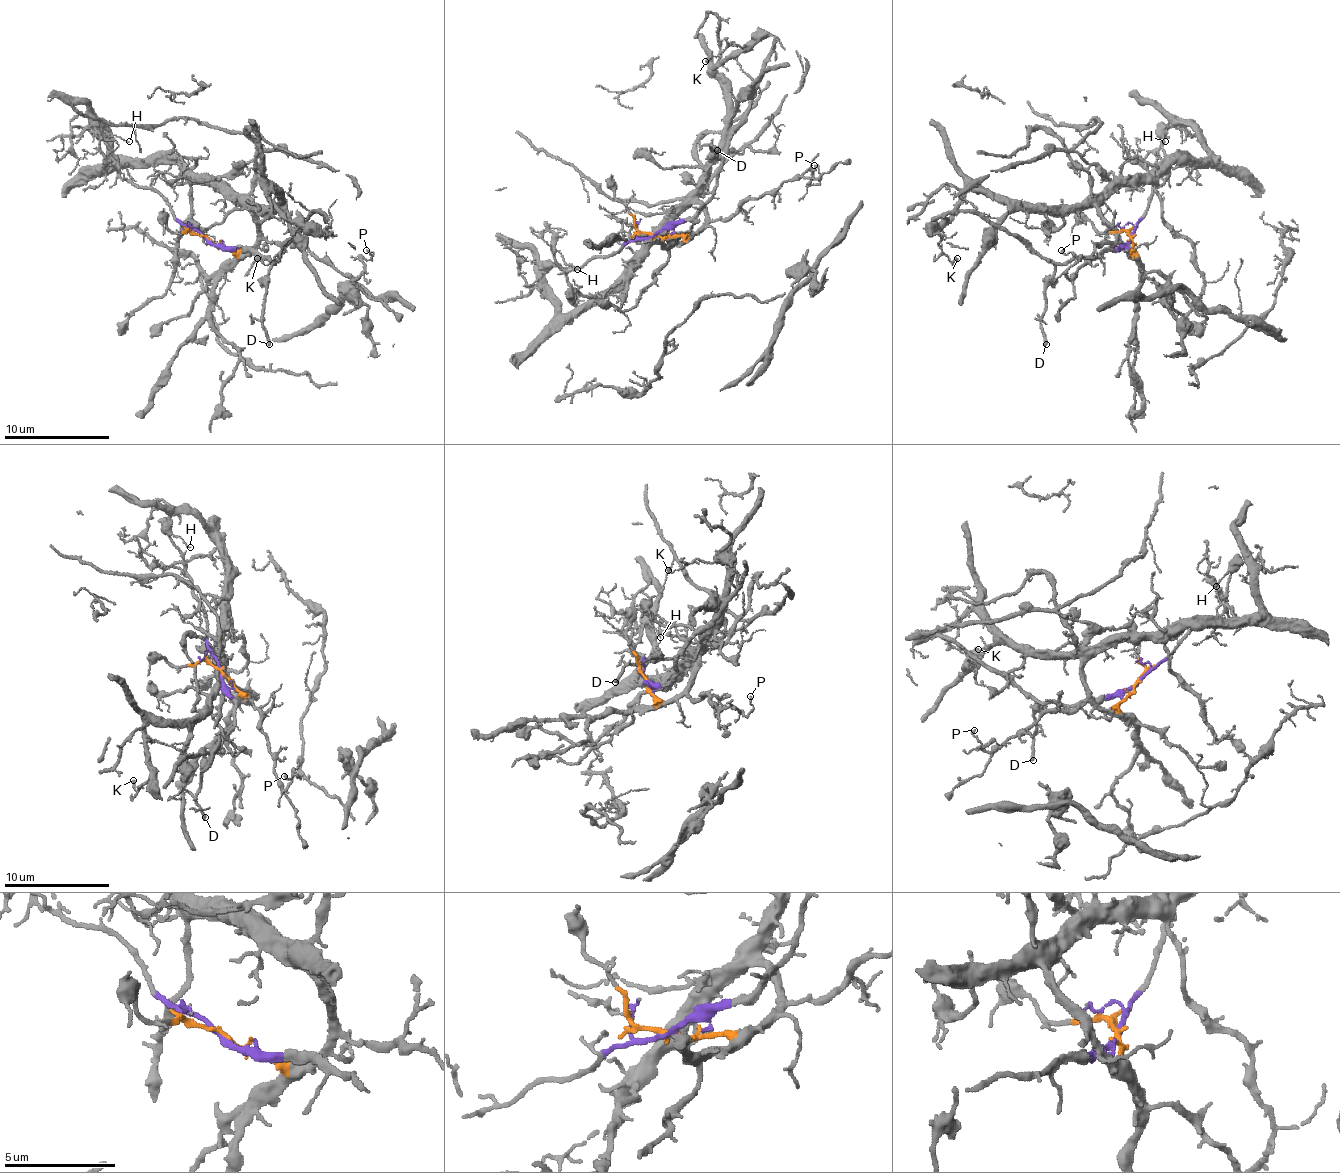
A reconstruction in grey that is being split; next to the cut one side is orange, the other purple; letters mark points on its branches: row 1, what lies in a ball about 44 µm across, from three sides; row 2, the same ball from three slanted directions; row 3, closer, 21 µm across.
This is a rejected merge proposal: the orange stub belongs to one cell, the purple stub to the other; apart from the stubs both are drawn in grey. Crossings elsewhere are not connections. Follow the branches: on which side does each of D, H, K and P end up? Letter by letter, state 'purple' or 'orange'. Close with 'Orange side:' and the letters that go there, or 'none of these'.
D: purple
H: purple
K: orange
P: orange
Orange side: K, P

